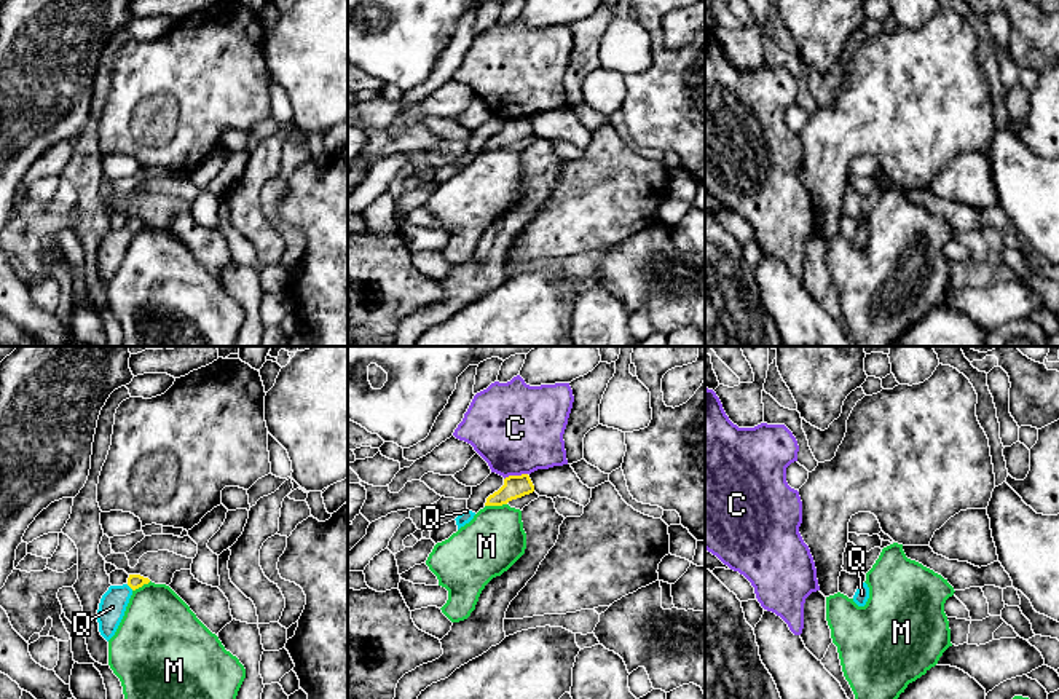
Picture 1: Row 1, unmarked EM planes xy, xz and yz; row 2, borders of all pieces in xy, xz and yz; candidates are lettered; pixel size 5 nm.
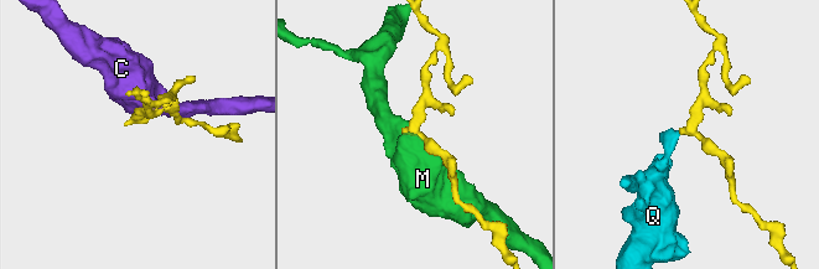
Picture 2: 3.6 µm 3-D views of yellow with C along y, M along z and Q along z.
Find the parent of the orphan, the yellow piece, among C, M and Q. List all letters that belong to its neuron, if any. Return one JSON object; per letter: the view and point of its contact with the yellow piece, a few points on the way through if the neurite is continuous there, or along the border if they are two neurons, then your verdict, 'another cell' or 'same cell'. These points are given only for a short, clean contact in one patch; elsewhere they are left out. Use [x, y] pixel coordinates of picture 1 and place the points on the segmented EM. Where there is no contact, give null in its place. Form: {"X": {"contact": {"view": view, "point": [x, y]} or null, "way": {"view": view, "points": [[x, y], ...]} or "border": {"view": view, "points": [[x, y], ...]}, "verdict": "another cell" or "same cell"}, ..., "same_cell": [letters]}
{"C": {"contact": {"view": "xz", "point": [515, 476]}, "verdict": "another cell"}, "M": {"contact": {"view": "xz", "point": [495, 505]}, "verdict": "another cell"}, "Q": {"contact": {"view": "xy", "point": [129, 586]}, "way": {"view": "xy", "points": [[134, 581], [129, 586], [112, 607]]}, "verdict": "same cell"}, "same_cell": ["Q"]}

